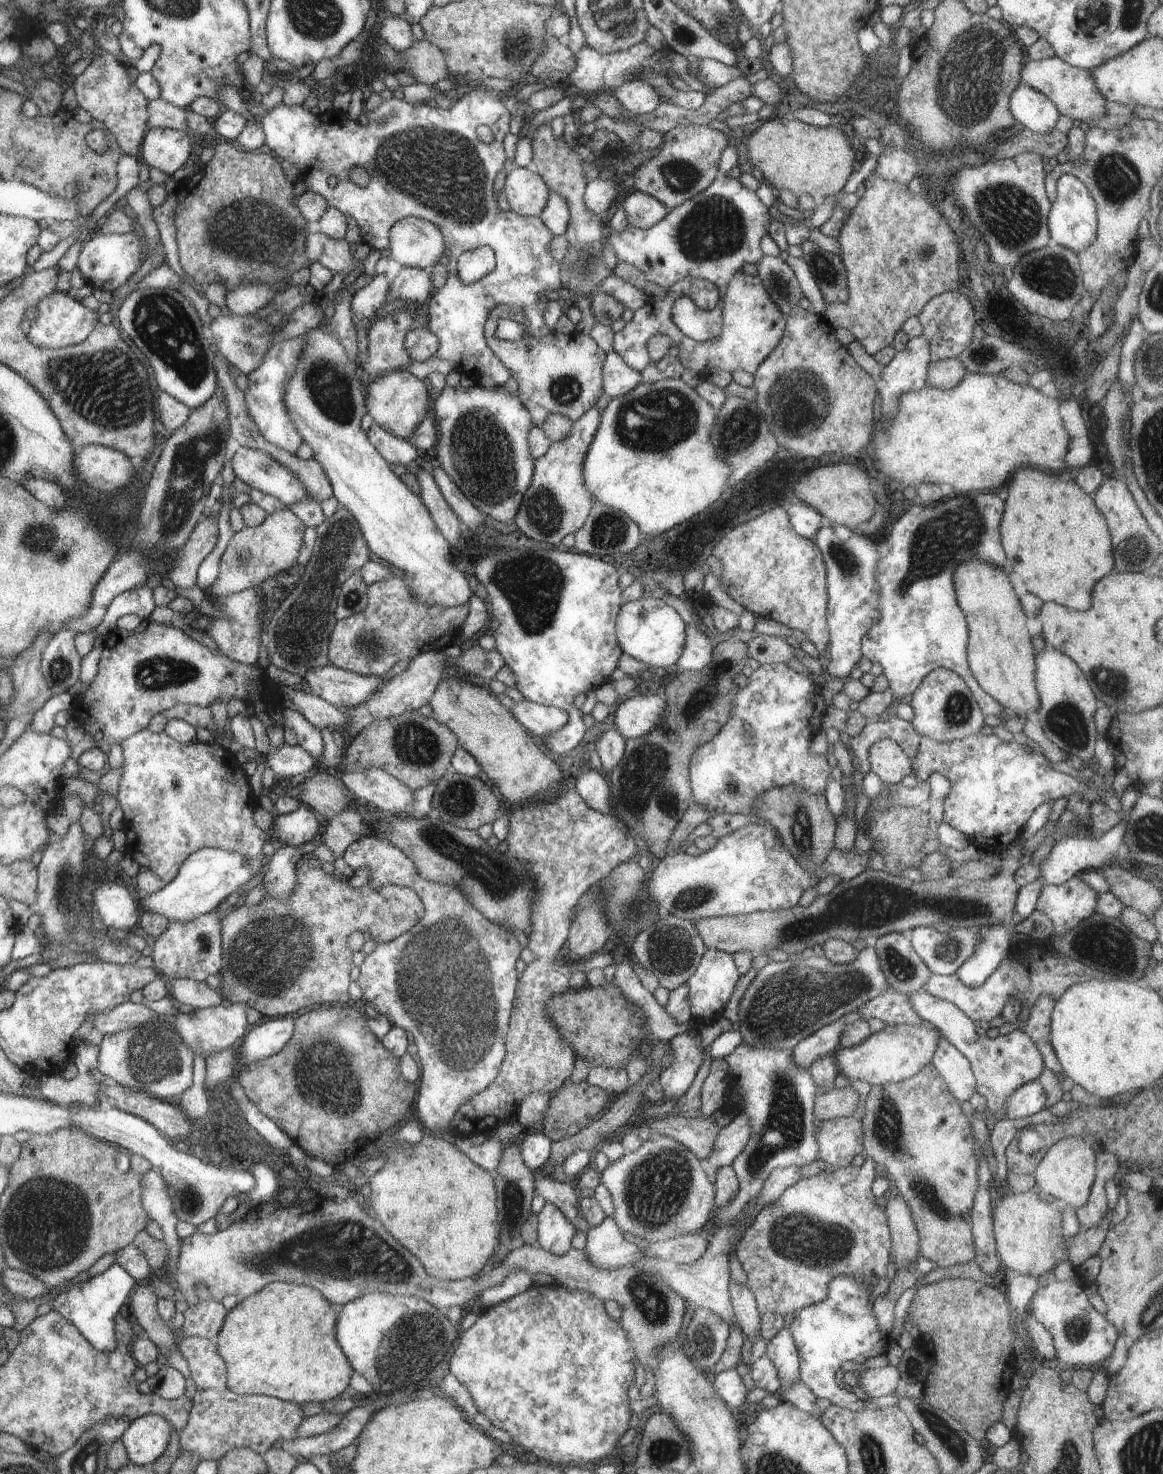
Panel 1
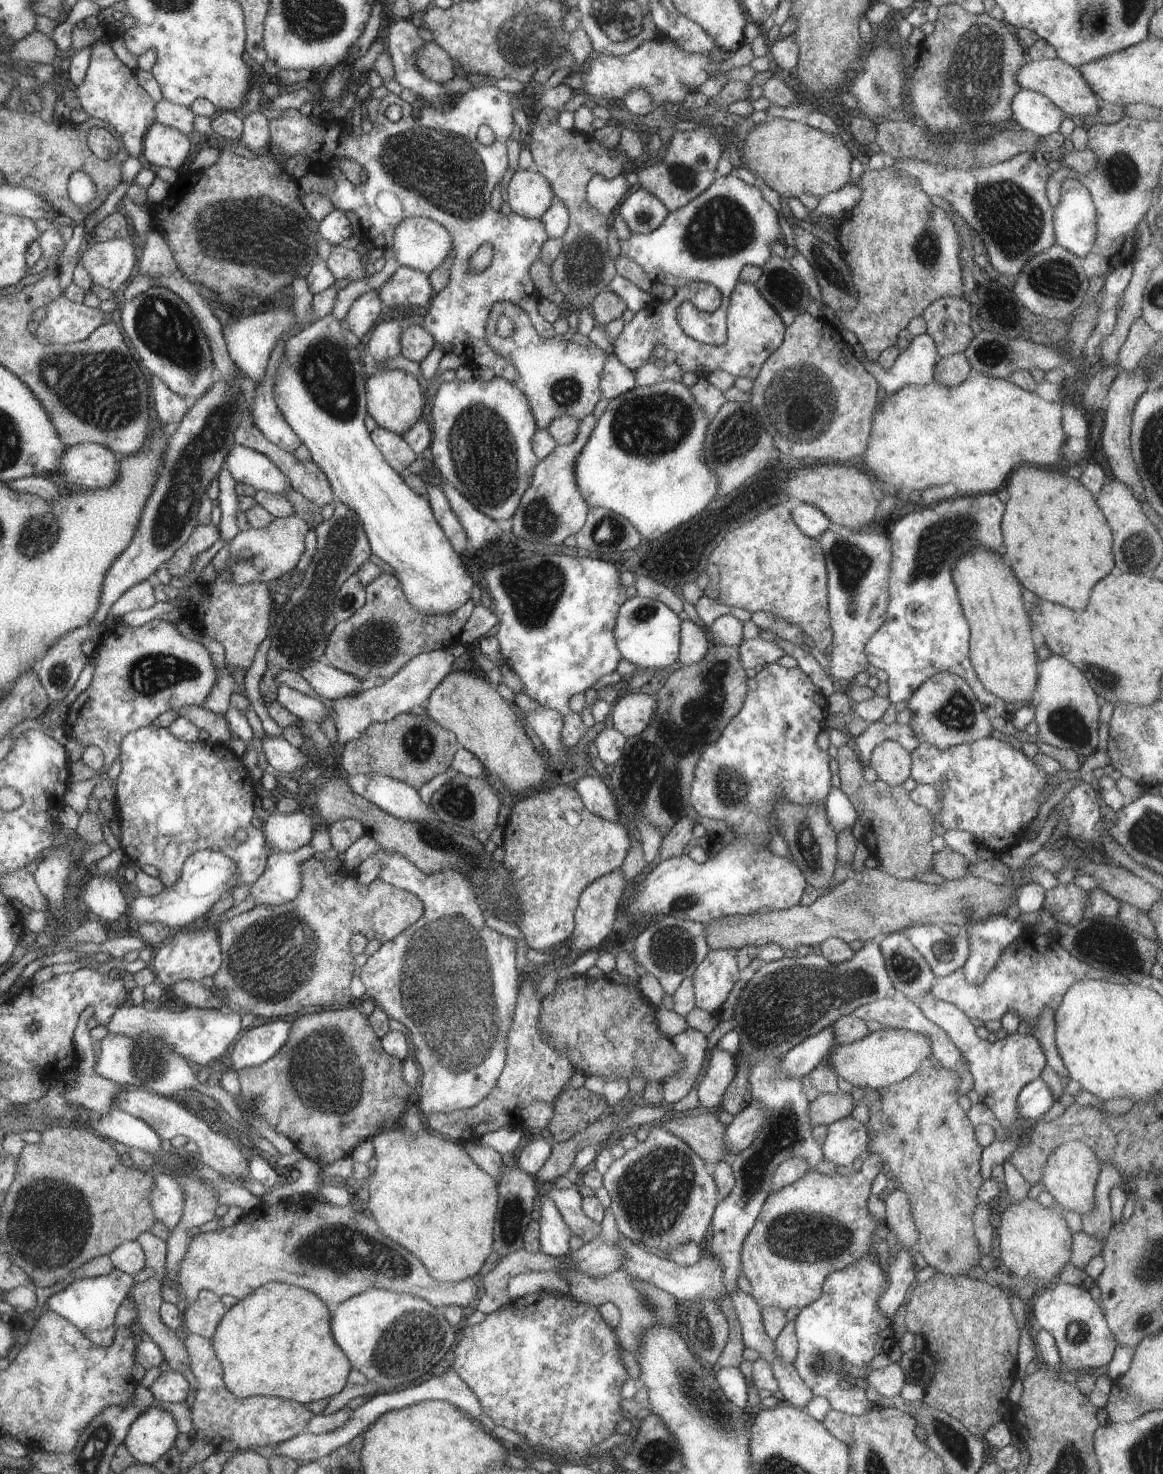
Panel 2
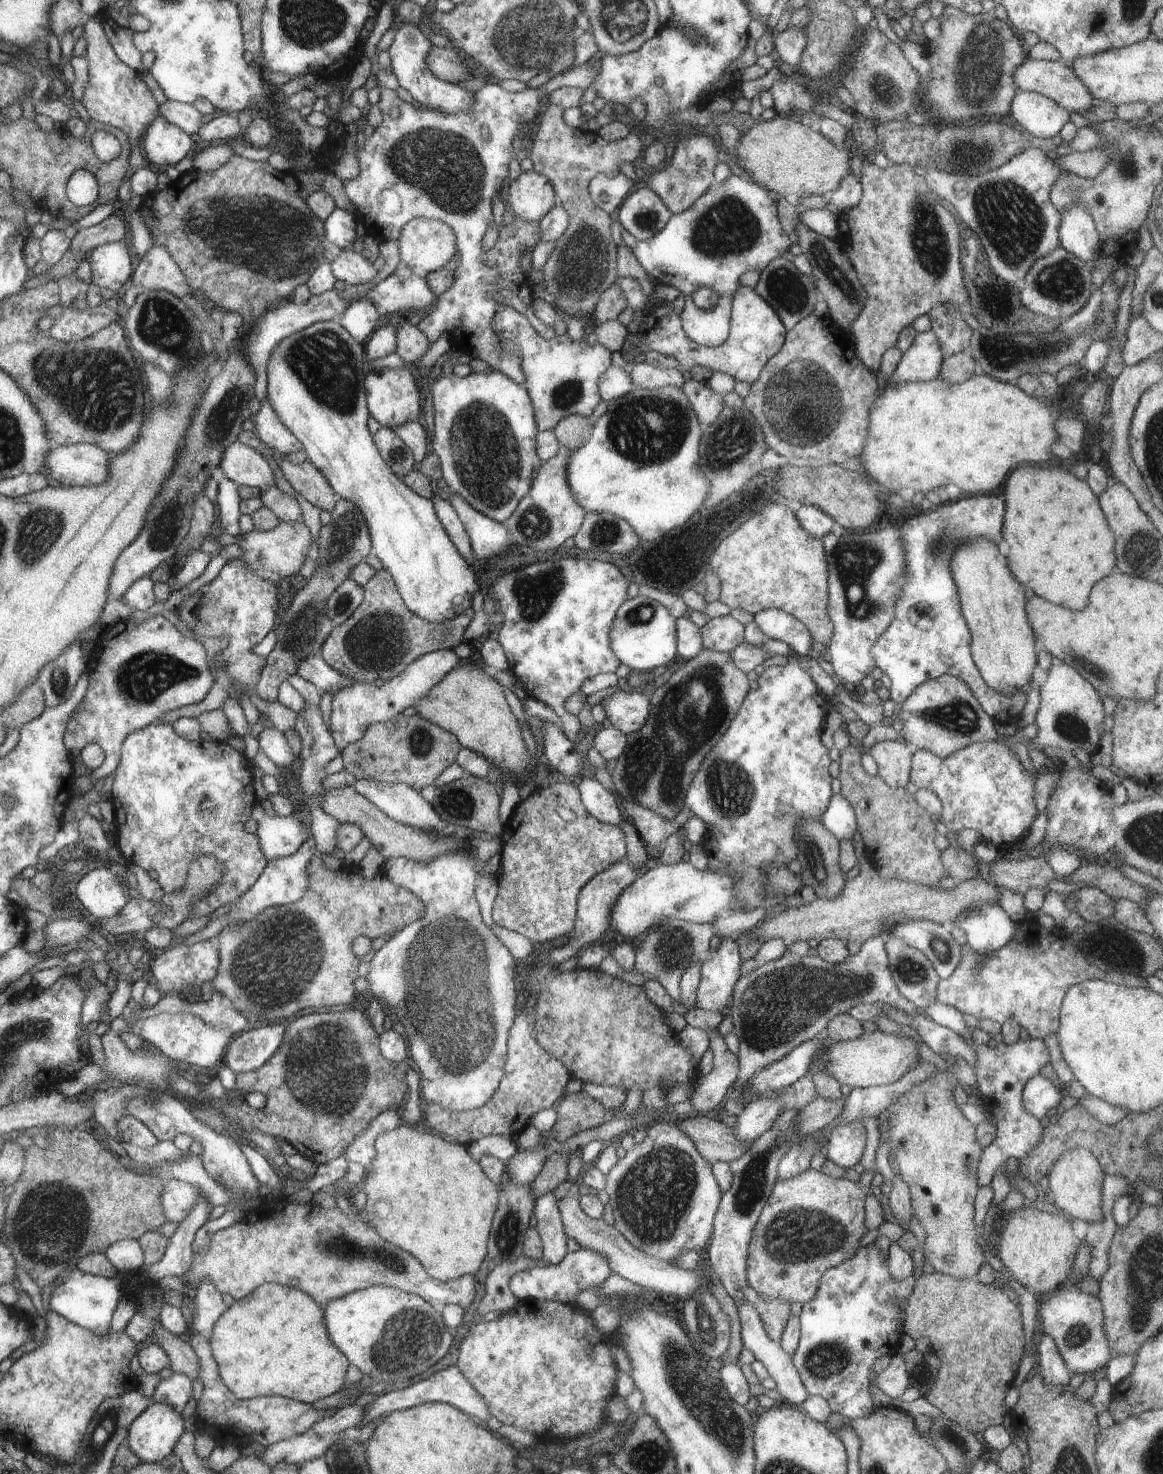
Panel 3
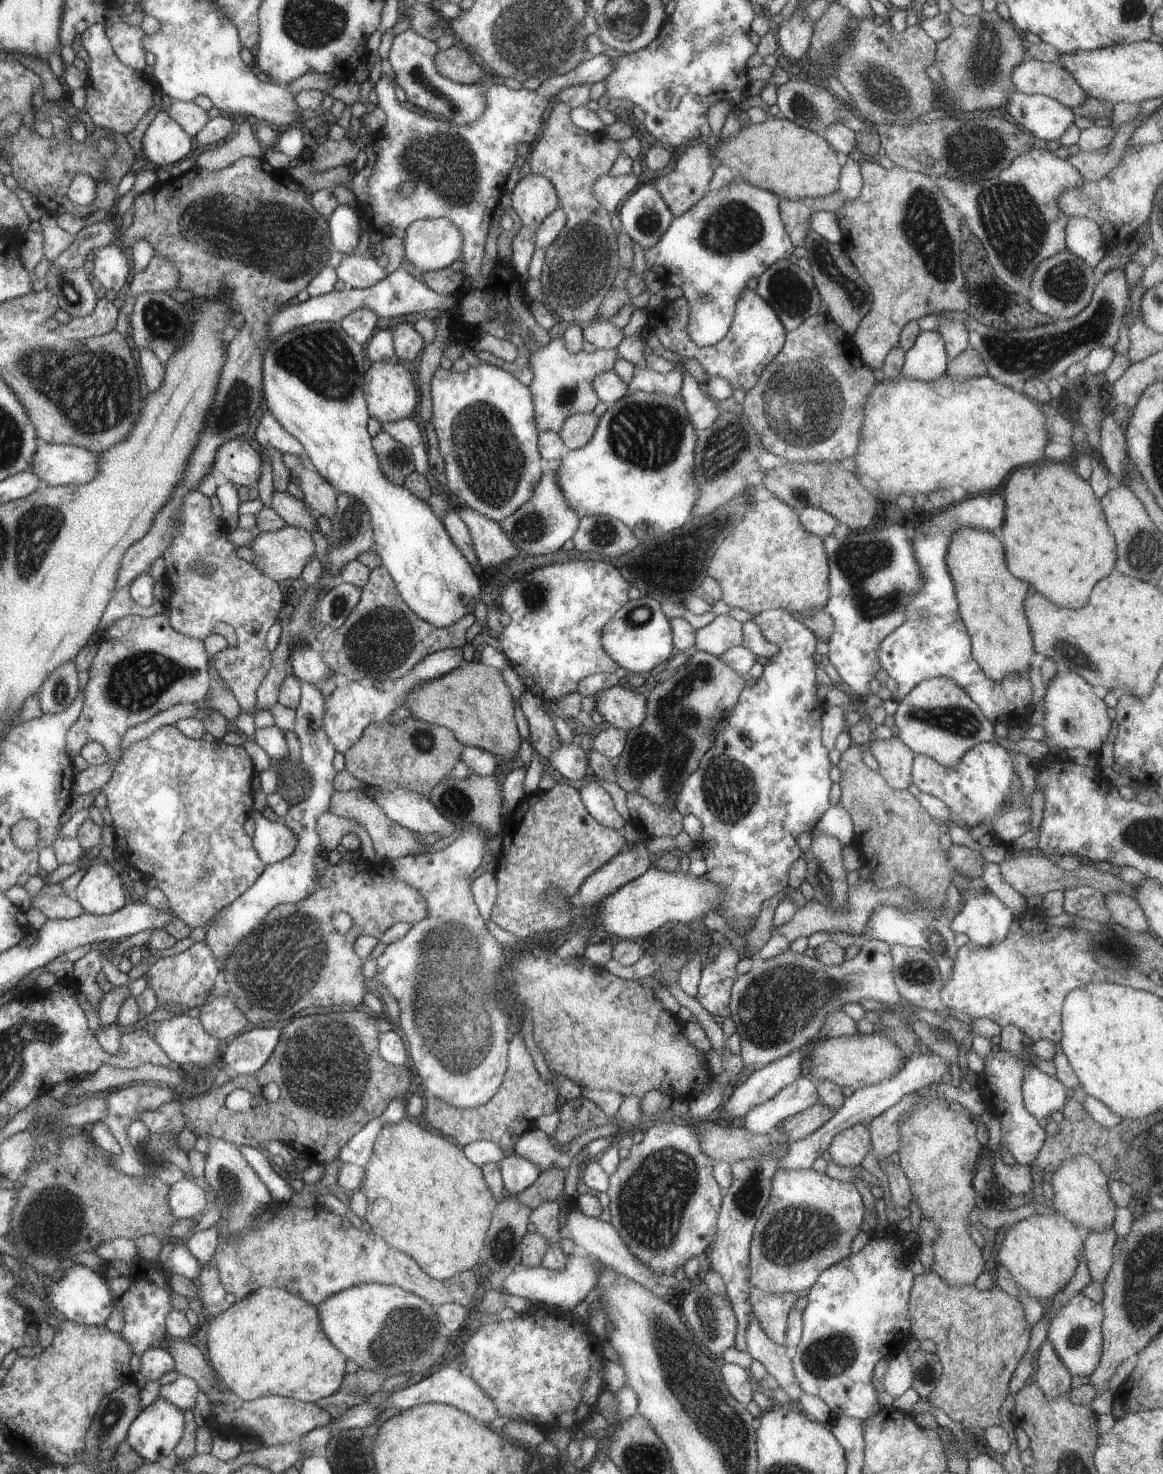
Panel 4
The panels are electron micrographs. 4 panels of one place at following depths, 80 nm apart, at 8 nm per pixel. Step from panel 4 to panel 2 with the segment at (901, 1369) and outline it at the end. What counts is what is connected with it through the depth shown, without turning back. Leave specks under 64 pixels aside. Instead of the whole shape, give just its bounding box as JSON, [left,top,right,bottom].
[862,1362,907,1397]

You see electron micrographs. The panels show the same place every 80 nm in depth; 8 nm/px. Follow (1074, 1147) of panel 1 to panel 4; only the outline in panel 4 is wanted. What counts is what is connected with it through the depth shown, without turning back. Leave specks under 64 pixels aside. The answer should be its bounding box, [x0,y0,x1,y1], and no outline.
[1052,1154,1119,1232]

